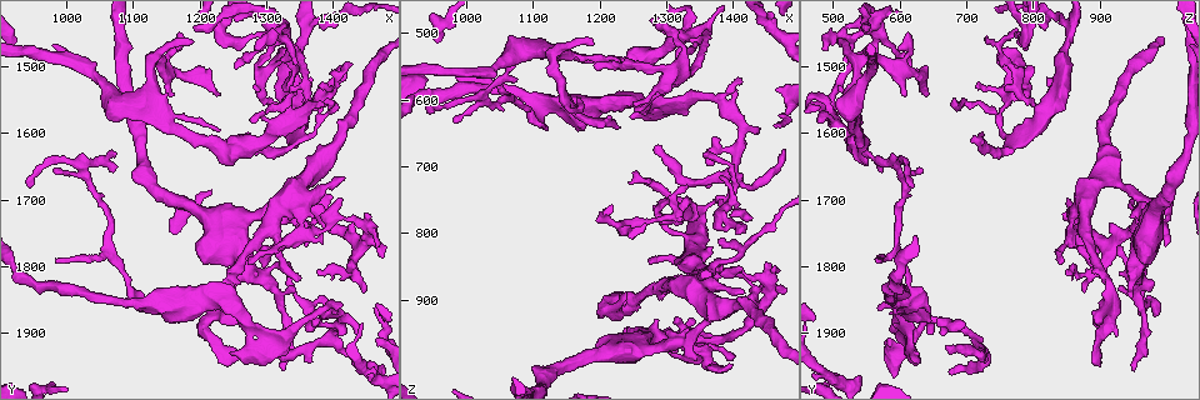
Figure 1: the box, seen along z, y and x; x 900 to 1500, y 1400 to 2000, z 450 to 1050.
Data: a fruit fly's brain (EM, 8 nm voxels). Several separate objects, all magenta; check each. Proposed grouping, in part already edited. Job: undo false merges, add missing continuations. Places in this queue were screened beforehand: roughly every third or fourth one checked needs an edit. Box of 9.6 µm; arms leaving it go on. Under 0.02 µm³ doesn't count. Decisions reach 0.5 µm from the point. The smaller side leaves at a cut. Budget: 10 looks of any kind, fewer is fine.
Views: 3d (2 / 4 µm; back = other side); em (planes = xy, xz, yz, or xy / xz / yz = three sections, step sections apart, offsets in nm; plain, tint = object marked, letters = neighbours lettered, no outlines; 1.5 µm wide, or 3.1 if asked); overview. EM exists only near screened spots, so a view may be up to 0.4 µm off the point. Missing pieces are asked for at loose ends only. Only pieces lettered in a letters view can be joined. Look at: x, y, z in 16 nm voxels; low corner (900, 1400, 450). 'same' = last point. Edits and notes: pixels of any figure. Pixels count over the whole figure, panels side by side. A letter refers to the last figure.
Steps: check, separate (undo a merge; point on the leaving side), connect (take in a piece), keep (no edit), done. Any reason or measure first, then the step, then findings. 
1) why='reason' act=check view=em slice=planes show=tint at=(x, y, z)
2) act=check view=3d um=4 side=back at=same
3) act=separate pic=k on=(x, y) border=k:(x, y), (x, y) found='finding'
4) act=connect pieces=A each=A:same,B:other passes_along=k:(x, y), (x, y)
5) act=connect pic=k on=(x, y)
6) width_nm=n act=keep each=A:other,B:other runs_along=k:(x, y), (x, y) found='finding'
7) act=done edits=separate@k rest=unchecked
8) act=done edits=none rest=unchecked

why='branch point' act=check view=em slice=planes show=letters at=(1300, 1810, 960)

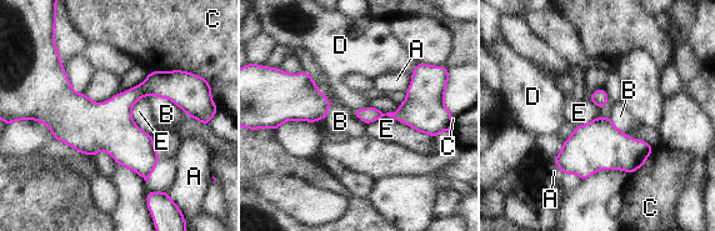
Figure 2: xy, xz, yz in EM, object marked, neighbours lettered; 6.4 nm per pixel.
width_nm=100 longest_contact=E:440nm act=keep each=A:other,B:other,C:other,D:other,E:other found='one cell here'

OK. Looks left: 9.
why='branch stops here' act=check view=3d um=4 at=(1330, 1955, 955)

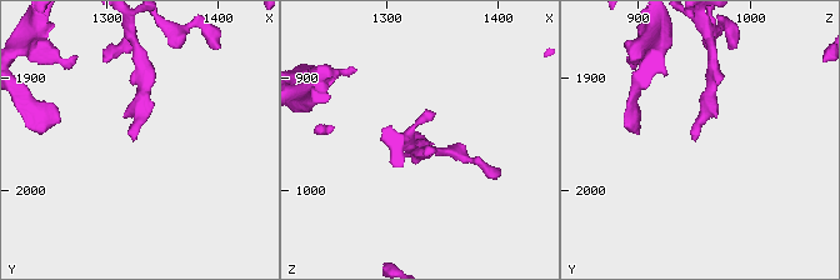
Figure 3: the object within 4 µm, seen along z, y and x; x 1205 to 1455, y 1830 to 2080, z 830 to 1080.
act=check view=em slice=planes show=tint at=(1326, 1958, 952)

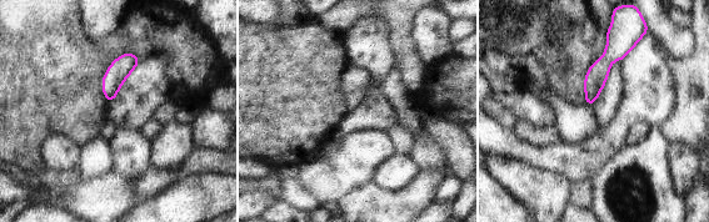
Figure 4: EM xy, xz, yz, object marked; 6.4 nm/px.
why='what lies round it' act=check view=em slice=planes show=letters at=same

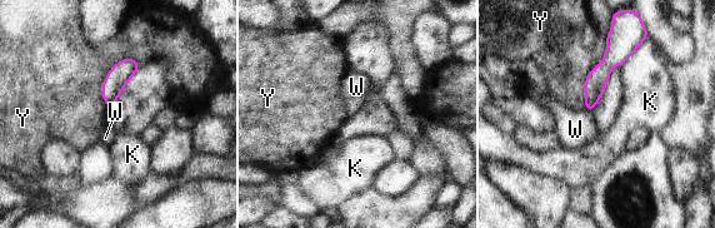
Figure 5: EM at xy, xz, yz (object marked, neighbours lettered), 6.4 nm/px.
act=connect pieces=W each=K:other,W:same,Y:other passes_along=5:(596, 80), (589, 109), (575, 129) found='it goes on there'

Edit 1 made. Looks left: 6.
why='sharp bend' act=check view=em slice=xy step=8 show=tint at=(1385, 1550, 760)

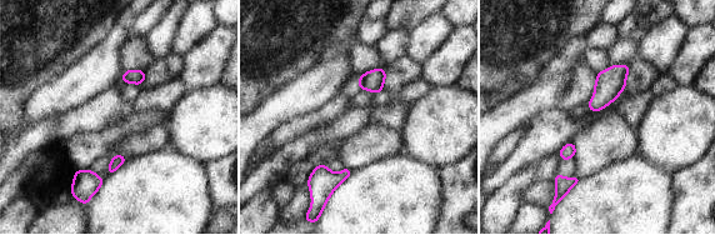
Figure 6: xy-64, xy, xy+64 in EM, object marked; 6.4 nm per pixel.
act=check view=em slice=planes show=letters at=same

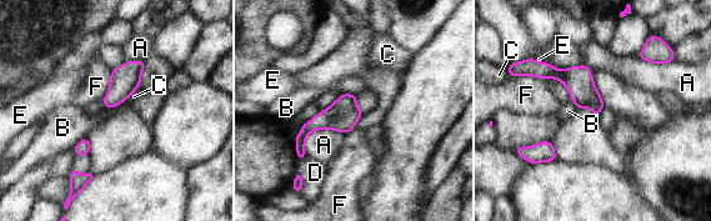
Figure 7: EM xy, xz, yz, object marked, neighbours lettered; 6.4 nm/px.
act=keep each=A:other,B:other,C:other,D:other,E:other,F:other border=7:(589, 69), (595, 88), (605, 105) found='all the same cell'

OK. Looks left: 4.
why='free end' act=check view=3d um=2 at=(1160, 1540, 610)

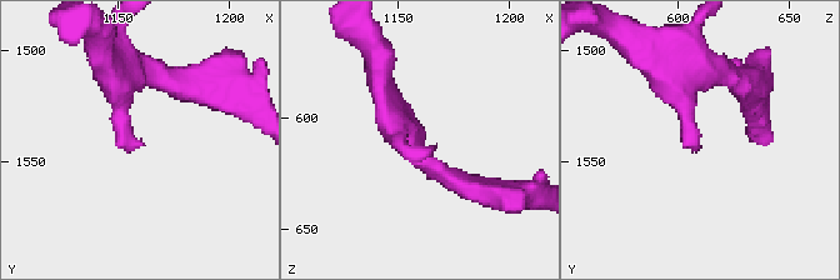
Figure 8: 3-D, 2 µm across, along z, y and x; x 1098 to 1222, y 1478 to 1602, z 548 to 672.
why='now the EM' act=check view=em slice=xy step=8 show=tint at=(1163, 1542, 608)

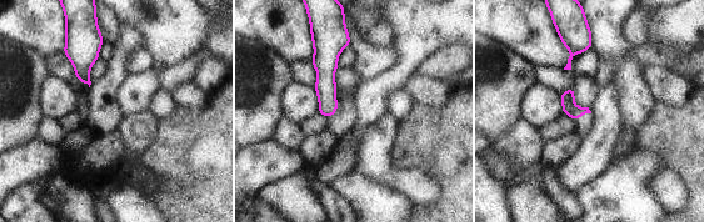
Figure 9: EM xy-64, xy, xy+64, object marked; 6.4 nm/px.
act=check view=em slice=planes show=letters at=same

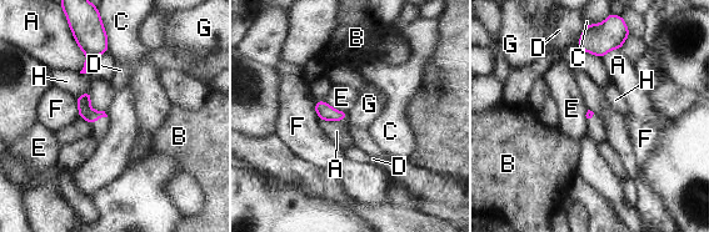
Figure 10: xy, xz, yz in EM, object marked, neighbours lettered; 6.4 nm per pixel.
act=keep each=A:other,B:other,C:other,D:other,E:other,F:other,G:other,H:other border=10:(104, 111), (108, 116) found='no lettered piece goes on from it'

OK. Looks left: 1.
act=done edits=connect@5 rest=unchecked

